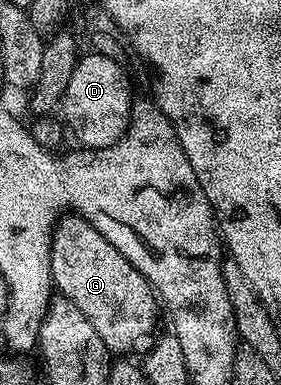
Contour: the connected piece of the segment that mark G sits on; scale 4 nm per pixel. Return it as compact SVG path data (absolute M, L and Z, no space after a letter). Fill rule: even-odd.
M66 212L59 217L52 227L50 236L50 281L60 289L61 297L72 300L88 320L96 332L100 332L100 340L104 340L106 349L114 356L142 356L155 345L154 317L160 310L160 302L146 277L136 269L88 220L77 212Z

